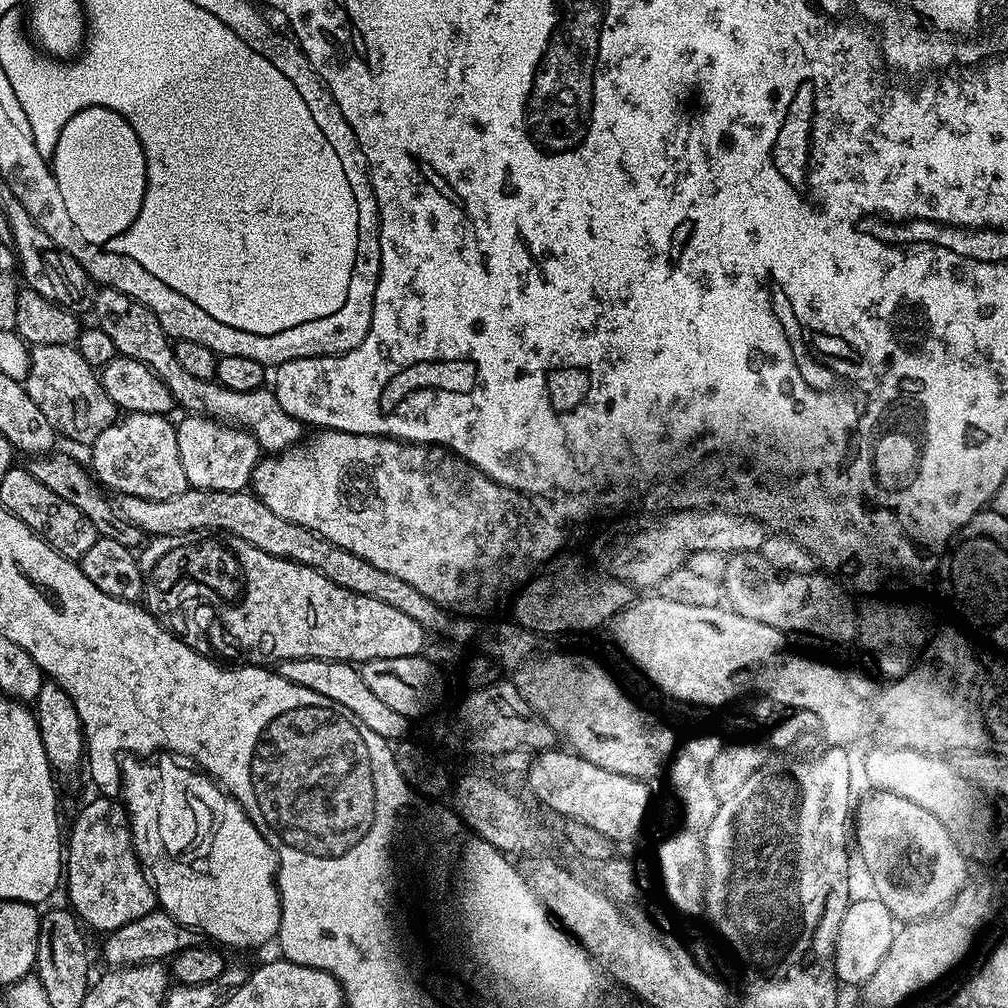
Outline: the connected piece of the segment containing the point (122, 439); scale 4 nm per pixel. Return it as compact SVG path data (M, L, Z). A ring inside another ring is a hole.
M130 412L121 415L113 427L102 430L90 445L92 451L91 471L97 481L105 489L113 488L116 494L130 494L138 498L174 498L174 494L182 494L188 489L186 473L182 471L182 458L178 458L178 438L173 421L168 421L167 415L142 414Z

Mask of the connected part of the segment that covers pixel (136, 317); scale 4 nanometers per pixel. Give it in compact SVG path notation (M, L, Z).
M107 286L99 289L100 293L91 301L92 312L96 315L95 327L106 330L108 337L114 341L117 353L126 358L134 358L149 368L156 377L170 390L173 401L180 404L188 414L208 416L222 424L230 424L251 432L265 453L275 454L291 448L305 435L305 425L286 414L282 406L278 406L278 398L267 387L249 392L235 392L221 388L211 380L193 378L186 374L182 366L176 364L172 353L173 341L162 330L158 318L144 304L131 300L122 290Z

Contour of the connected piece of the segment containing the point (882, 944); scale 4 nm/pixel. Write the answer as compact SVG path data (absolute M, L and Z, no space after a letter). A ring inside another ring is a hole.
M867 894L861 900L853 899L849 903L846 914L842 914L842 926L838 926L838 938L834 950L834 966L836 967L836 979L841 985L856 984L863 986L878 970L882 958L892 945L892 939L898 927L898 921L882 906L882 902L875 895Z

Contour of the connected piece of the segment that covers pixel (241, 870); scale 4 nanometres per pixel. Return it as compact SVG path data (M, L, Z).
M201 774L200 782L202 784L196 784L196 796L192 798L202 798L206 822L200 822L200 836L196 836L196 844L204 844L204 840L214 836L214 828L208 828L212 814L212 806L208 802L220 802L220 828L216 828L216 844L212 844L212 872L208 872L208 876L176 872L176 880L172 880L172 872L164 872L159 886L155 888L156 899L166 914L197 933L205 932L210 939L229 944L232 948L256 948L271 936L273 939L280 930L280 896L275 884L276 856L239 802L229 798L221 787L214 790L207 775Z

